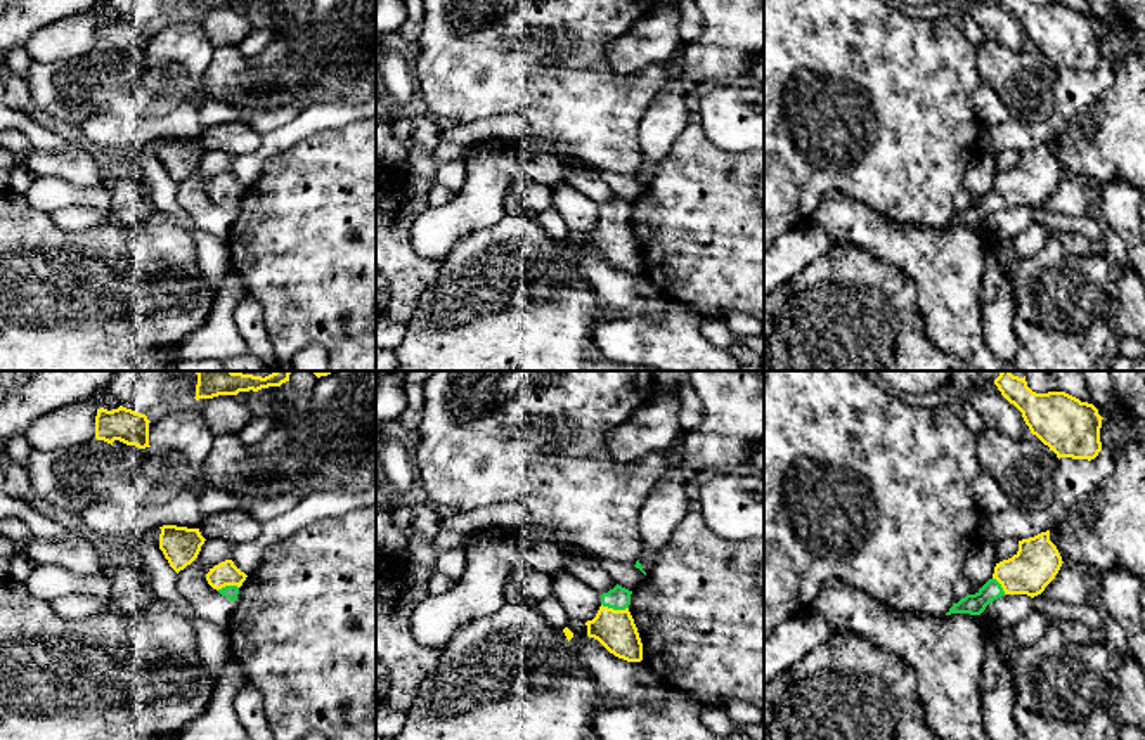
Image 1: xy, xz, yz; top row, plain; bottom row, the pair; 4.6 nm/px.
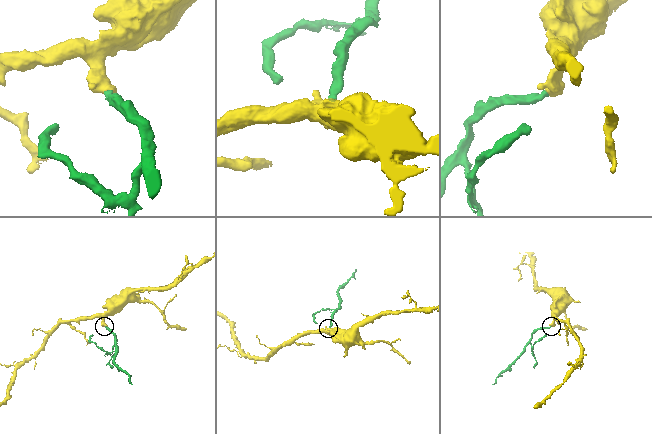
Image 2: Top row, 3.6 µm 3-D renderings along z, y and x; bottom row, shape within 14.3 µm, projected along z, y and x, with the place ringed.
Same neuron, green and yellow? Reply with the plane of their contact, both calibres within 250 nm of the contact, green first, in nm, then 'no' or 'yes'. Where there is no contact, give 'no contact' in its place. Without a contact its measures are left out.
meets green in xz; 110 nm thick on the green side, 190 nm on the other; yes

